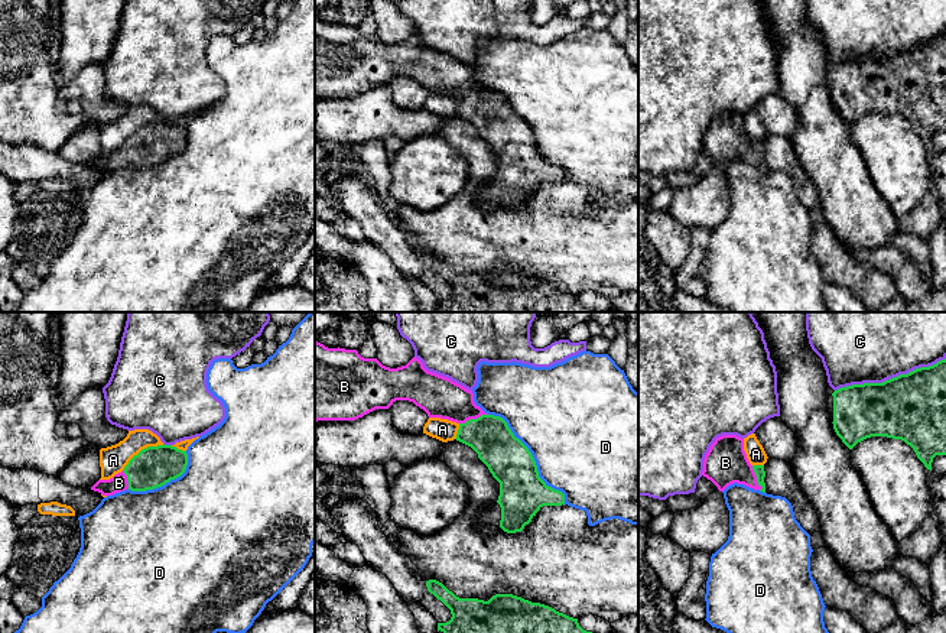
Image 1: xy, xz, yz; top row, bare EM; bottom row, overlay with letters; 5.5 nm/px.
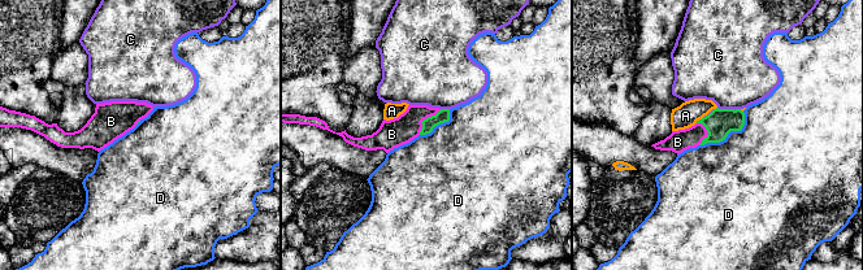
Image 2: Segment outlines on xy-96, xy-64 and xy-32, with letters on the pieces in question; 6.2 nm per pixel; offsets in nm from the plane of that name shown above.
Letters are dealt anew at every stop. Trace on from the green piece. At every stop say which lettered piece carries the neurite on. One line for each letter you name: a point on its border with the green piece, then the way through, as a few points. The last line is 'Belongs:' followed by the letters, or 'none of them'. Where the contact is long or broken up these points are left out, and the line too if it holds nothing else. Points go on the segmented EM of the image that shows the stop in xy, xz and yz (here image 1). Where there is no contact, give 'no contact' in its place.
B: xz (472, 419) | across xz (490, 437), (472, 419), (457, 403), (439, 396)
Belongs: B

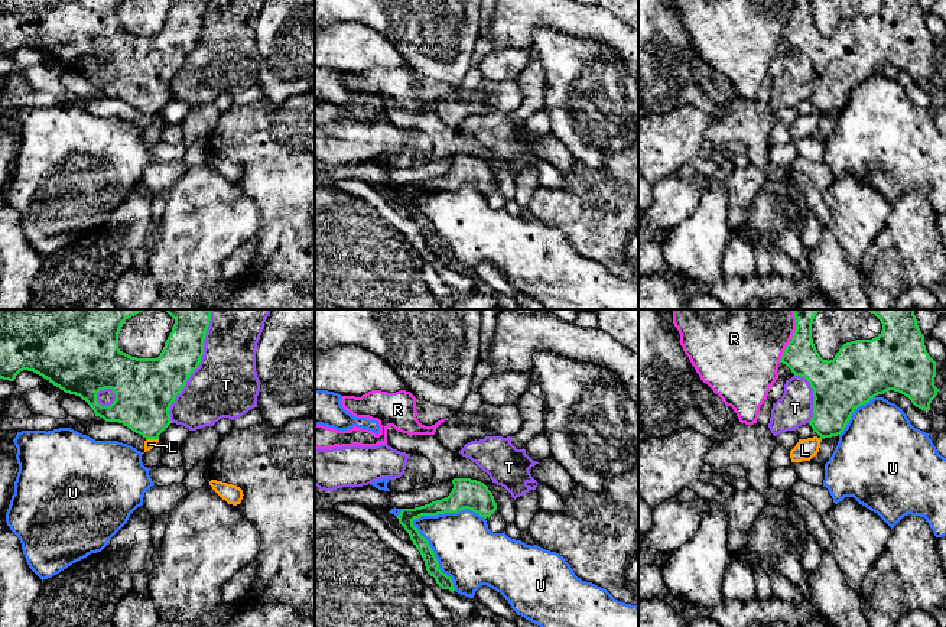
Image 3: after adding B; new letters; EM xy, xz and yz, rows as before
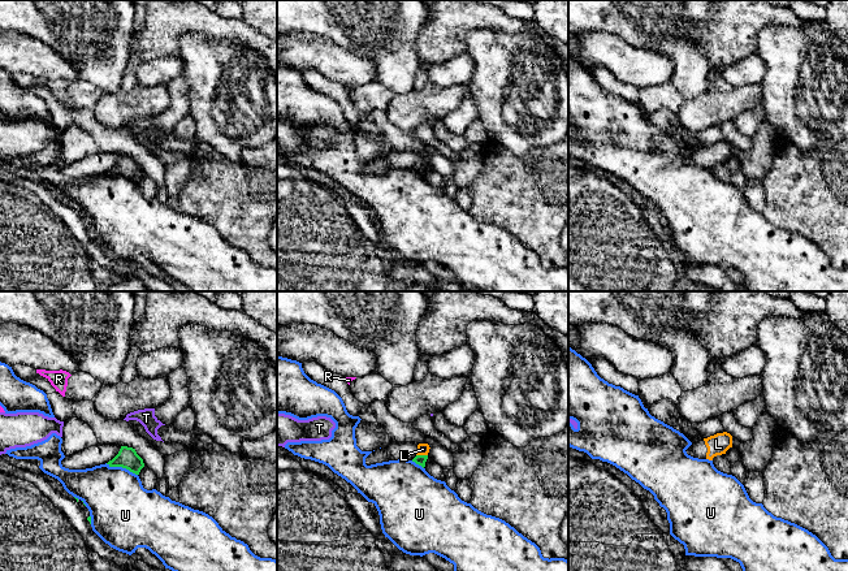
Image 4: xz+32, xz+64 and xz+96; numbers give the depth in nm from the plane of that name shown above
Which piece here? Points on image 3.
Belongs: none of them

